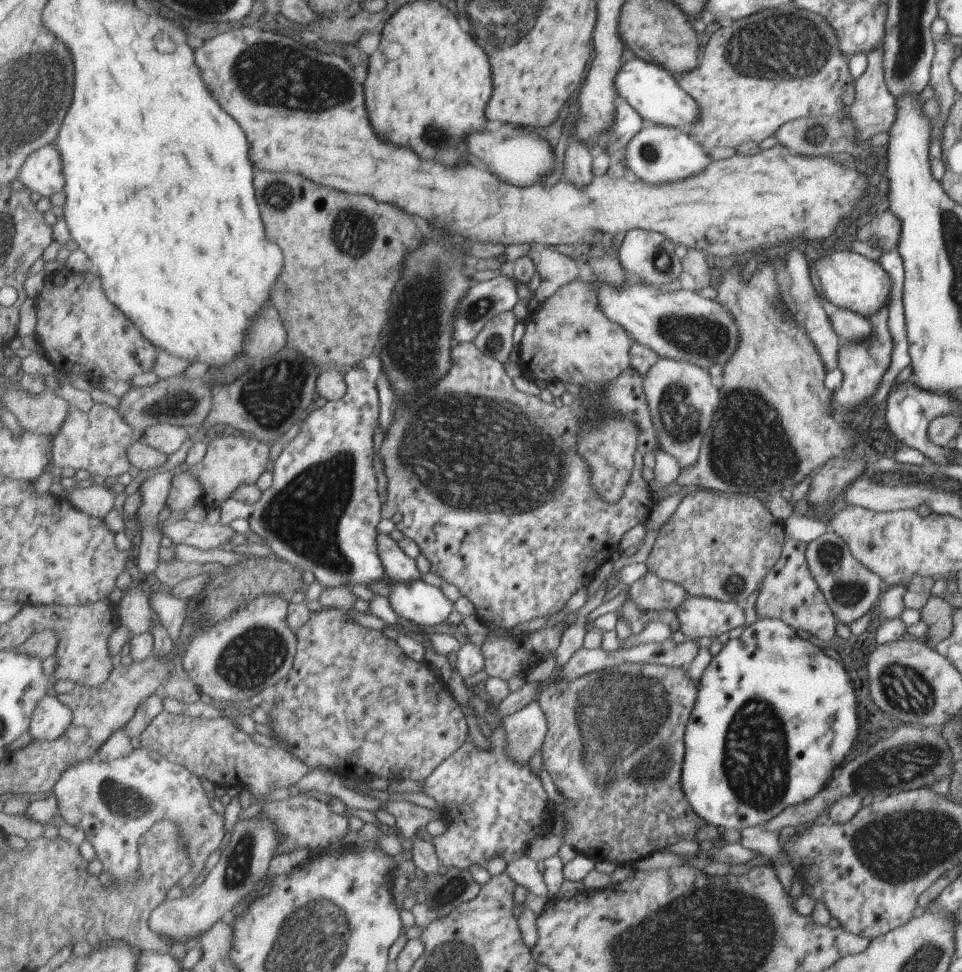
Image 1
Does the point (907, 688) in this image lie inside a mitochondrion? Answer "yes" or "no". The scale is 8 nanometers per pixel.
yes

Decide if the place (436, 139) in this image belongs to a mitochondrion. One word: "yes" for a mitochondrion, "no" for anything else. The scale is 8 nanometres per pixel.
yes

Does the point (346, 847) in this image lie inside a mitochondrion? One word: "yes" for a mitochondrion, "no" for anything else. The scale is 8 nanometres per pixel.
no

